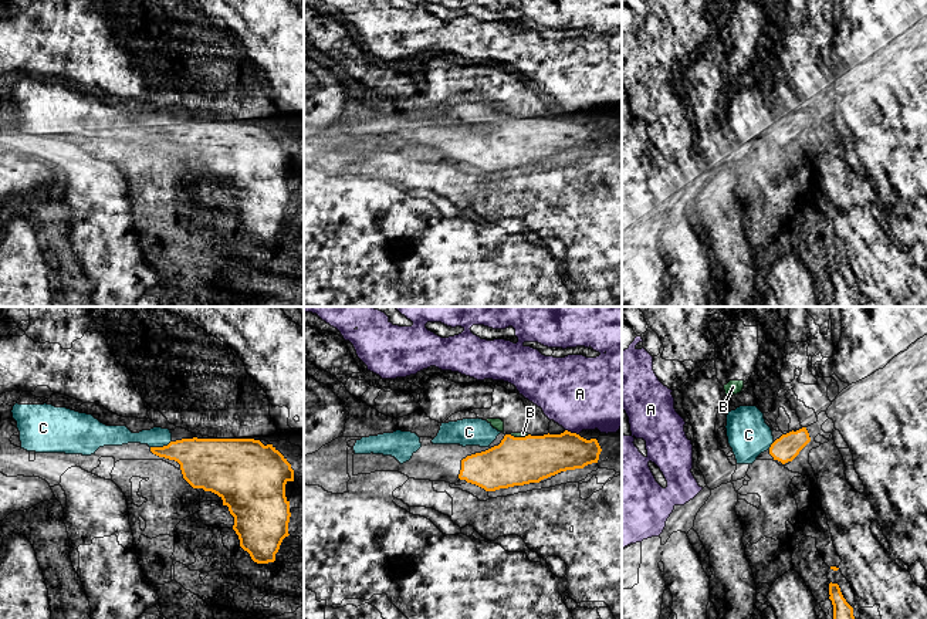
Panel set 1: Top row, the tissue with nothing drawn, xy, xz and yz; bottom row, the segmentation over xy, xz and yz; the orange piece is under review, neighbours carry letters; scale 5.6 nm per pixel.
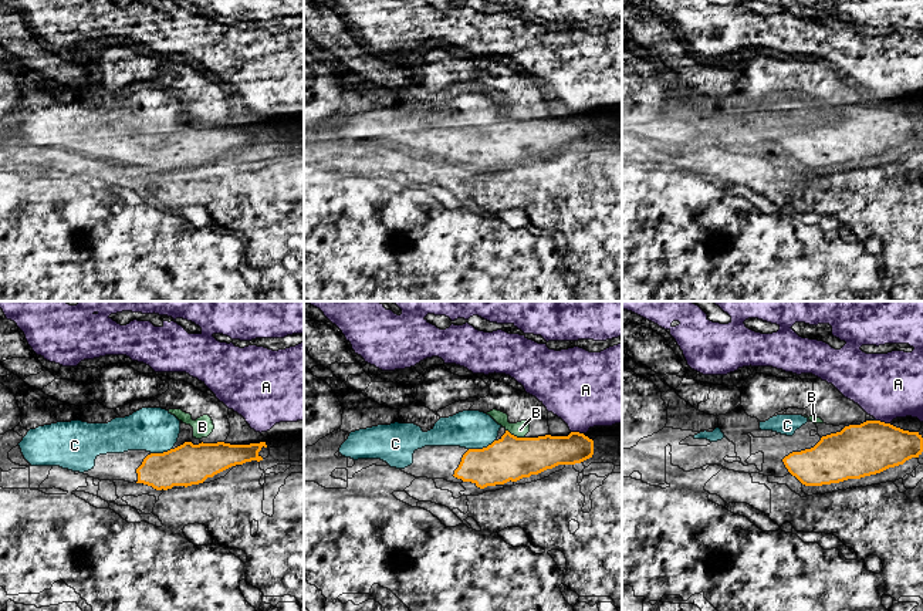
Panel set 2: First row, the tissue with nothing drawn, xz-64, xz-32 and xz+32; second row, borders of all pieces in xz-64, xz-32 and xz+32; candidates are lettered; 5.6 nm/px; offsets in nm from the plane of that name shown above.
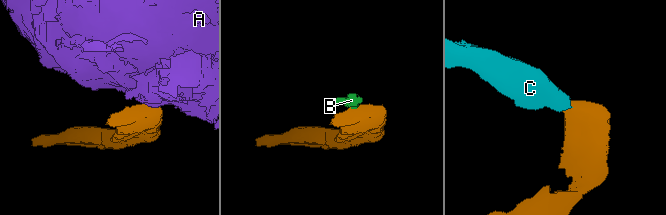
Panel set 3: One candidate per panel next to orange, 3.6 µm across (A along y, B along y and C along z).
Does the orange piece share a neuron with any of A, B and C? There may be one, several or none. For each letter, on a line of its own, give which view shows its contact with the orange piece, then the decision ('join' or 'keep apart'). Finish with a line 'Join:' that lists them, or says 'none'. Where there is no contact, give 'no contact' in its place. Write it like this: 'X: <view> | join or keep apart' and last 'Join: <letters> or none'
A: xz | keep apart
B: xz | keep apart
C: xy | join
Join: C

